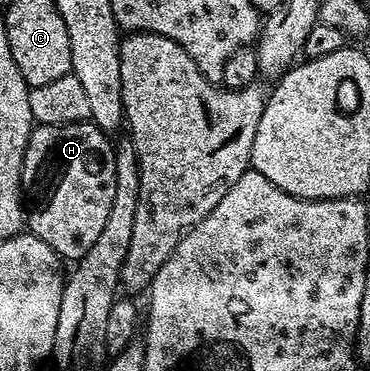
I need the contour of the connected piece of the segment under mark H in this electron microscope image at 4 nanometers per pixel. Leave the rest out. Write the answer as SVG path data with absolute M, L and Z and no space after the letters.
M92 121L83 123L42 123L34 126L33 132L29 135L27 141L27 149L23 157L23 165L21 166L21 190L24 195L24 210L27 212L27 231L28 234L39 237L39 241L47 241L47 245L51 245L51 249L55 249L55 253L60 255L62 260L76 261L83 257L83 253L87 253L87 249L91 249L91 245L95 245L99 233L103 230L103 225L107 225L107 213L111 213L111 201L115 201L115 147L111 142L110 136L106 132L100 131Z

